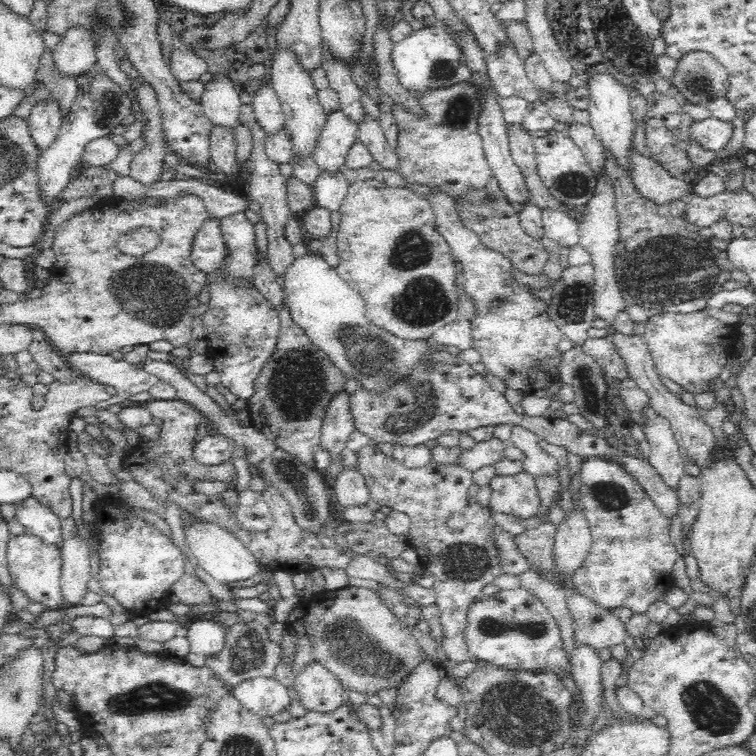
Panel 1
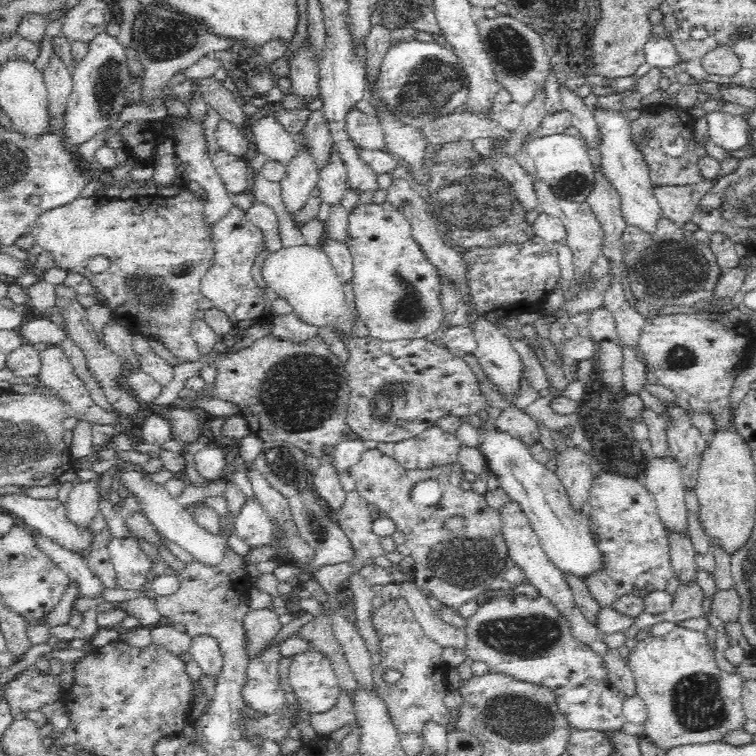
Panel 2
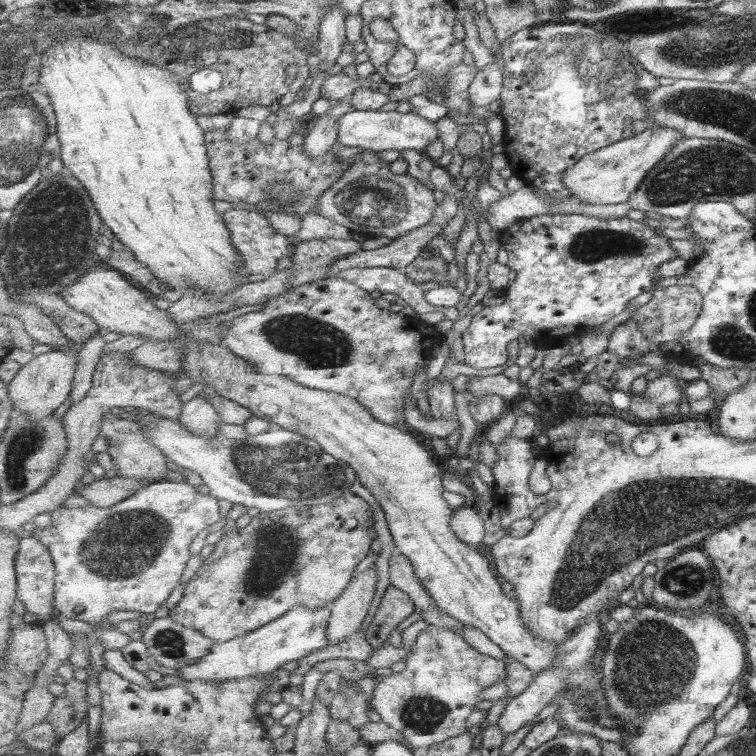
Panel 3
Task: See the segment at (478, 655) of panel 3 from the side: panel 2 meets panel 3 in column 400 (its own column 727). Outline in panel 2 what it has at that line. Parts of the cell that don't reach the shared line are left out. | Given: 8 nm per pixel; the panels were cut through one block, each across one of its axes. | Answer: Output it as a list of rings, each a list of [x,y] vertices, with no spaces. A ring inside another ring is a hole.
[[[676,625],[665,636],[650,635],[638,641],[626,659],[636,679],[637,695],[645,701],[647,706],[646,738],[657,746],[659,752],[686,743],[709,743],[722,740],[728,730],[742,728],[748,720],[741,701],[745,680],[738,672],[730,673],[718,667],[704,632]]]

